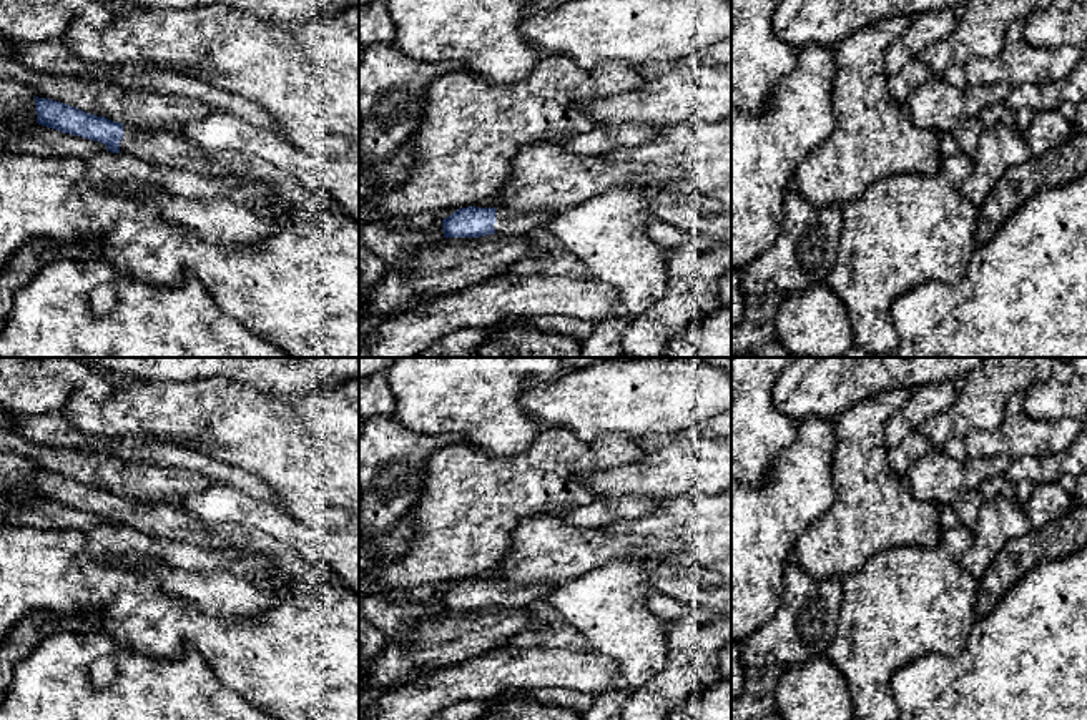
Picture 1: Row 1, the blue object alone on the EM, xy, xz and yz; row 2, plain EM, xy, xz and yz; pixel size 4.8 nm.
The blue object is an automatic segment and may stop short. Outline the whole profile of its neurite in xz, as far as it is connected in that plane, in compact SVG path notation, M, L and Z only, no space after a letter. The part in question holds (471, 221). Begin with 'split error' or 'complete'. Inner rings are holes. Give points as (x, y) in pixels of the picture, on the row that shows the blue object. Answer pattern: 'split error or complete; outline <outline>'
split error; outline M459 208L442 219L444 238L479 238L485 234L517 234L544 229L557 211L514 213L499 208Z

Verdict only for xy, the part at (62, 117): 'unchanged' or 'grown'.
grown

